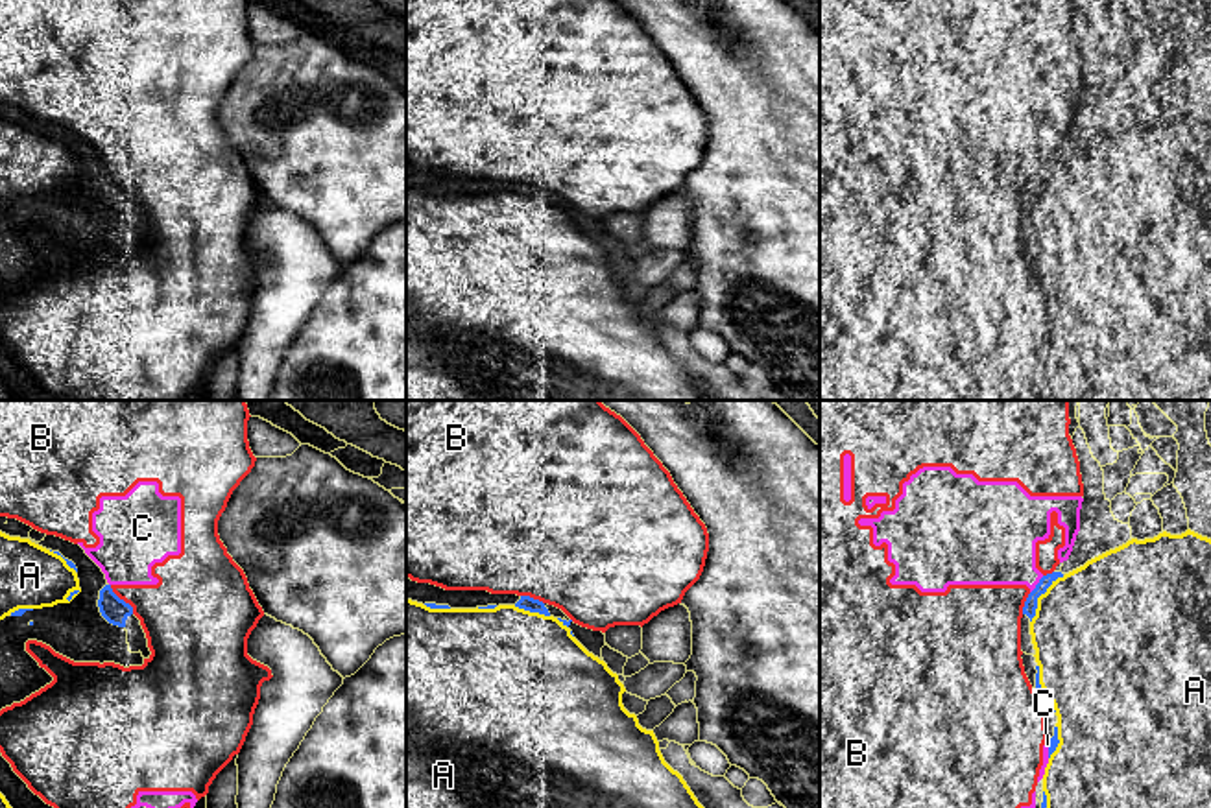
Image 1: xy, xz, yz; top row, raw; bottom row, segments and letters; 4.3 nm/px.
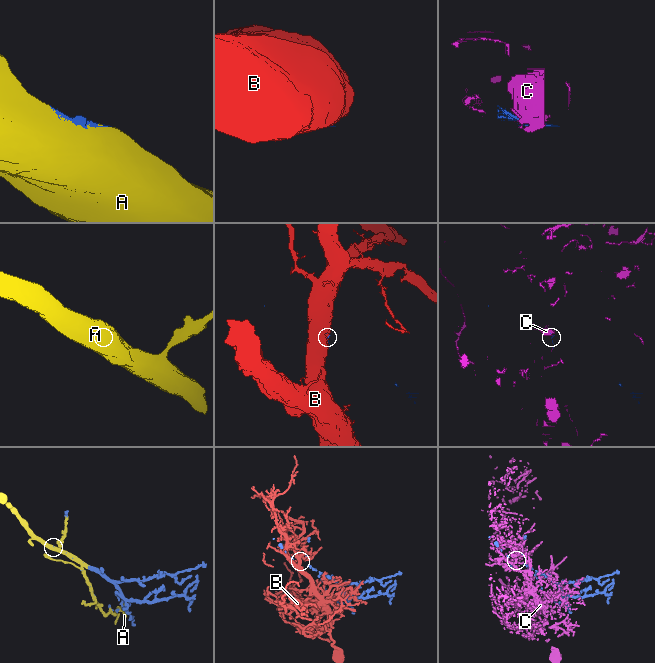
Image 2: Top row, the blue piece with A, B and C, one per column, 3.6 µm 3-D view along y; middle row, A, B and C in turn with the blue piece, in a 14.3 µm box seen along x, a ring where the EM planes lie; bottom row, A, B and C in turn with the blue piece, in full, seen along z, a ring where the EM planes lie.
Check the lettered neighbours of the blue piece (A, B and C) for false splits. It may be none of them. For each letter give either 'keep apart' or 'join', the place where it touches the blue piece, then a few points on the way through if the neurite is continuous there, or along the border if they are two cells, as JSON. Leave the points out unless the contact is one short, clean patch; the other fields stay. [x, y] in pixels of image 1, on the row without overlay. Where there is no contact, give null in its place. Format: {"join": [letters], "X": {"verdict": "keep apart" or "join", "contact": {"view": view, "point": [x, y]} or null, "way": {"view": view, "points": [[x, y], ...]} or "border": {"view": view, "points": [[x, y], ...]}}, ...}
{"join": ["A"], "A": {"verdict": "join", "contact": {"view": "yz", "point": [1038, 183]}}, "B": {"verdict": "keep apart", "contact": {"view": "xy", "point": [122, 187]}}, "C": {"verdict": "keep apart", "contact": {"view": "yz", "point": [1036, 172]}}}

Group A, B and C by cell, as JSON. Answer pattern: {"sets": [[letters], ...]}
{"sets": [["A"], ["B", "C"]]}

